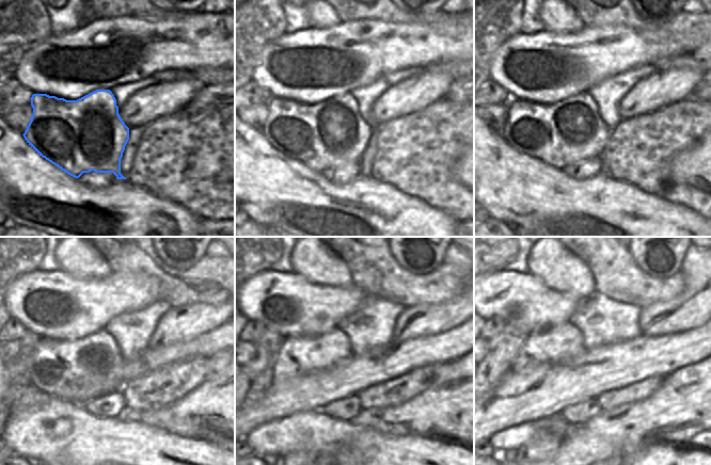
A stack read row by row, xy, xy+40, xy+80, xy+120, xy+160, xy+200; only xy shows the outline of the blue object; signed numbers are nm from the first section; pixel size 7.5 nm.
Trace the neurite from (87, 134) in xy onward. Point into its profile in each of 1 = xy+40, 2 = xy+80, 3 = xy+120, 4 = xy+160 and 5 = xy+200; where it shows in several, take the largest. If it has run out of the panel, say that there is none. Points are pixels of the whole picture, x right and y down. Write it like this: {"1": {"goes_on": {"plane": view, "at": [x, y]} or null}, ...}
{"1": {"goes_on": {"plane": "xy+40", "at": [330, 133]}}, "2": {"goes_on": {"plane": "xy+80", "at": [570, 130]}}, "3": {"goes_on": {"plane": "xy+120", "at": [78, 371]}}, "4": {"goes_on": {"plane": "xy+160", "at": [298, 355]}}, "5": {"goes_on": {"plane": "xy+200", "at": [553, 343]}}}

